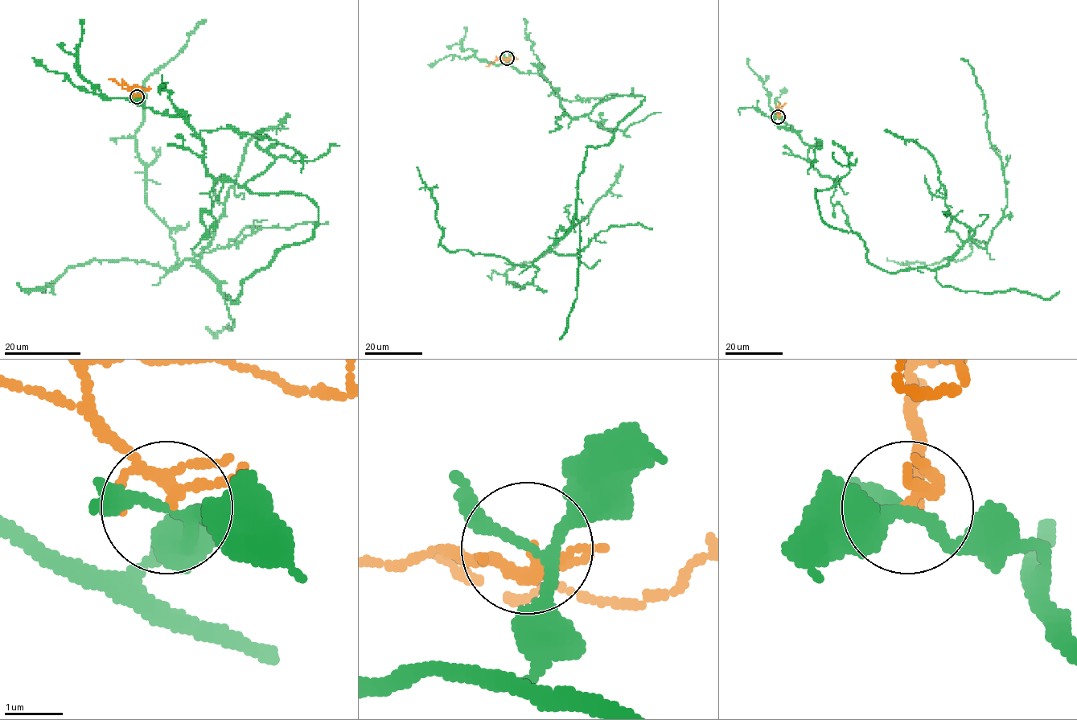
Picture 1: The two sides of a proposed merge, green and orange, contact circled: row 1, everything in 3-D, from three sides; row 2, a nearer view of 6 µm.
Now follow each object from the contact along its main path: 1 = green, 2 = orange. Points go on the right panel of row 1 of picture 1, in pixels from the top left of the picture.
1: (778, 117), (837, 181), (815, 190), (825, 224), (885, 270), (938, 269), (1007, 205), (960, 59)
2: (778, 117), (778, 111), (787, 103)

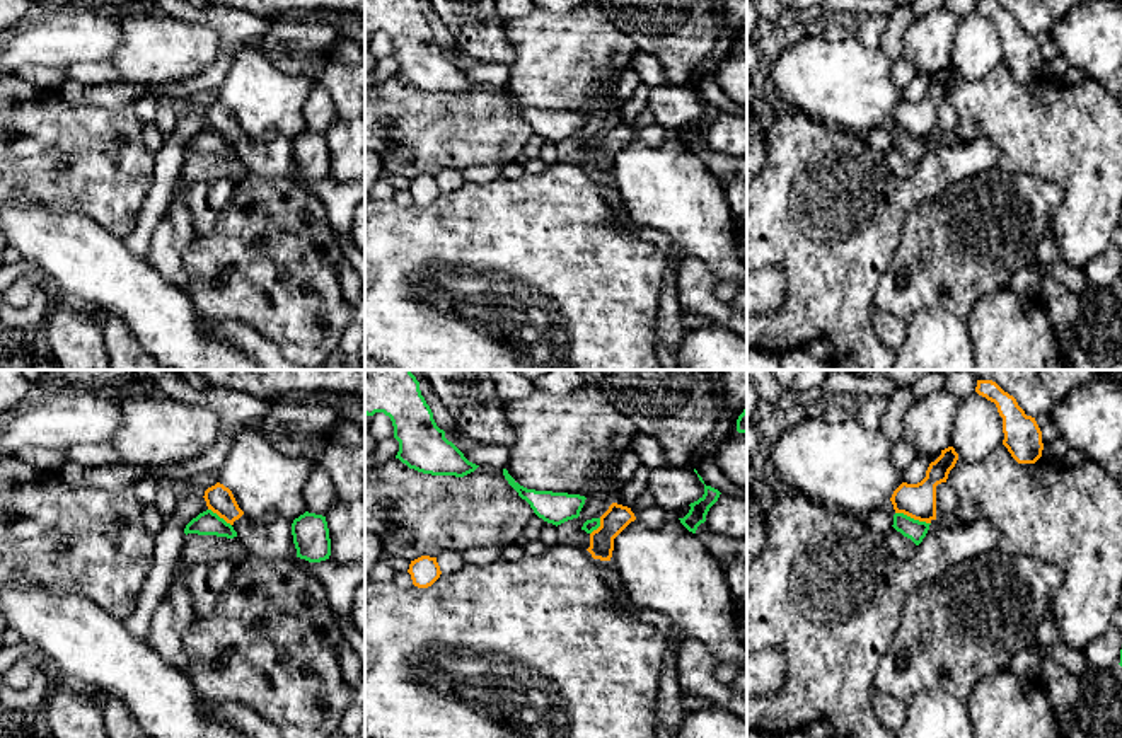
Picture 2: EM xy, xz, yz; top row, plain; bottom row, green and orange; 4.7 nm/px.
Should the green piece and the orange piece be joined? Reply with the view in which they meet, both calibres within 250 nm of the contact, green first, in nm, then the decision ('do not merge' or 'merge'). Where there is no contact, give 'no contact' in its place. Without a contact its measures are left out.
contact in yz; calibres 100 and 160 nm; do not merge

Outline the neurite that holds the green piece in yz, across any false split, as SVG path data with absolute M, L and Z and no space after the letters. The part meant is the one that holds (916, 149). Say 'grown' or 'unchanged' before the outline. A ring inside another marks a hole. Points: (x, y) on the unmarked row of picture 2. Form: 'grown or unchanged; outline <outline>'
unchanged; outline M895 131L892 145L904 155L911 157L916 164L919 164L926 155L929 143L931 141L914 138L904 131Z

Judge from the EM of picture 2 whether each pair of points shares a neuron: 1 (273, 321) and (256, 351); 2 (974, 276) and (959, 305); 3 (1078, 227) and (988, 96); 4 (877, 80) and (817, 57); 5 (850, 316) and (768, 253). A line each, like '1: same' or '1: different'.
1: different
2: same
3: same
4: same
5: same

